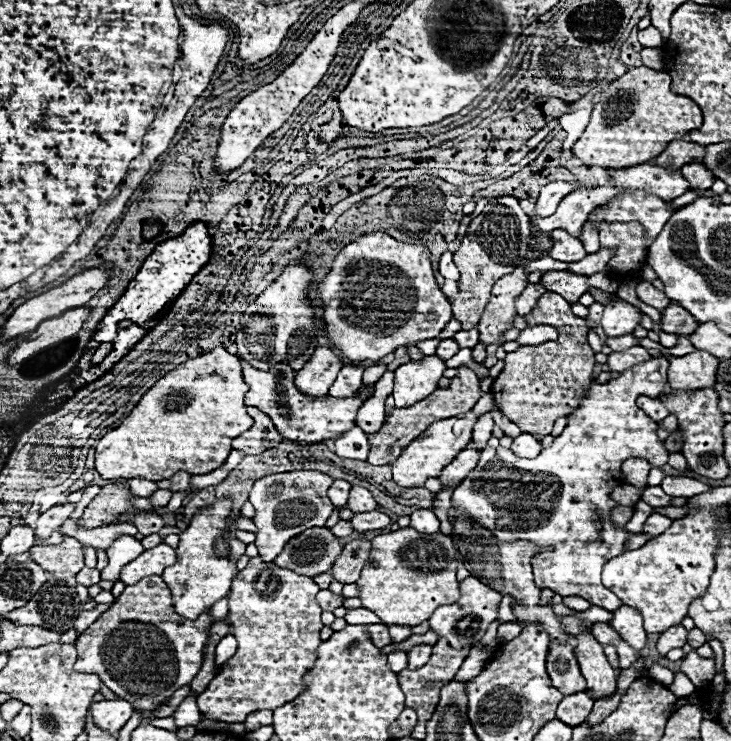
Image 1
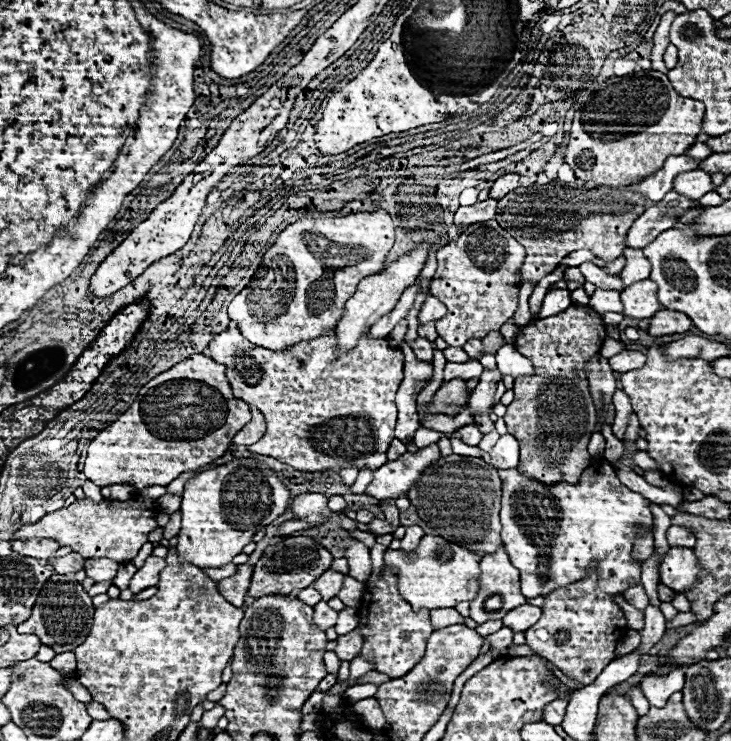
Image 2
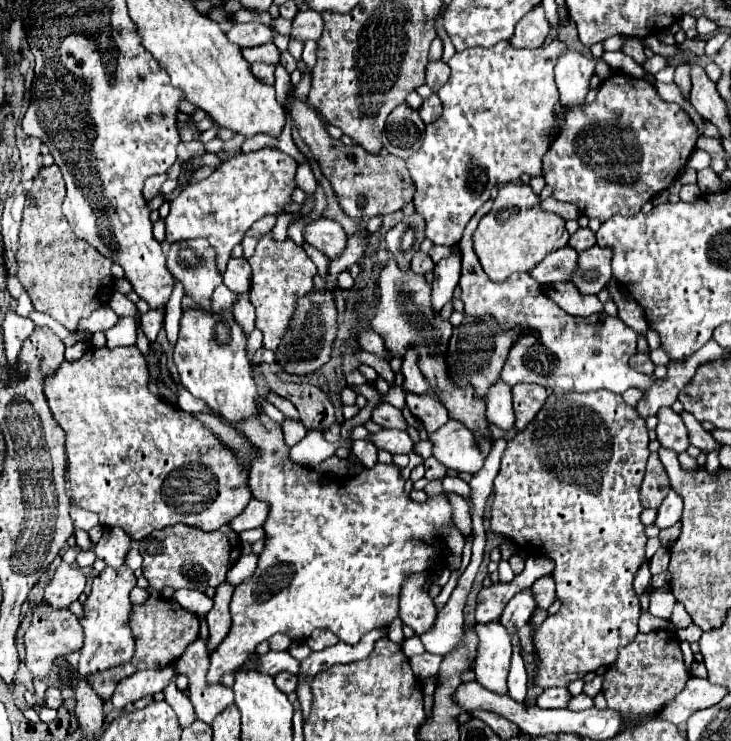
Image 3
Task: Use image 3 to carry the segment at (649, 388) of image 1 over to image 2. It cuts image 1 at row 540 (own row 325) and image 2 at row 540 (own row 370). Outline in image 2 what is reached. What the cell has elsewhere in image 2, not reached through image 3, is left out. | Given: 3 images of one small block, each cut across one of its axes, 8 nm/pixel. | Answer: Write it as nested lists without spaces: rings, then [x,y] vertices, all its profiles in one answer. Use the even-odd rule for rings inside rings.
[[[594,462],[590,468],[586,468],[586,470],[582,472],[582,478],[580,478],[578,486],[568,486],[566,482],[560,482],[560,484],[556,484],[556,486],[544,486],[544,484],[540,484],[540,482],[534,482],[534,480],[522,476],[516,468],[512,468],[512,470],[498,470],[498,474],[500,474],[500,478],[502,478],[502,510],[500,510],[500,518],[502,518],[502,544],[504,544],[504,548],[506,548],[508,556],[510,556],[510,560],[512,560],[512,564],[520,570],[522,594],[524,594],[526,598],[544,596],[544,594],[548,594],[548,592],[552,592],[552,590],[556,590],[556,588],[568,586],[568,584],[572,584],[572,582],[578,582],[580,578],[586,576],[586,568],[592,564],[594,556],[600,558],[600,562],[598,562],[598,578],[600,578],[600,586],[602,586],[608,594],[624,594],[628,588],[640,584],[640,566],[632,562],[632,546],[634,546],[634,542],[636,542],[638,528],[642,528],[642,530],[652,530],[652,528],[654,528],[654,516],[652,516],[652,512],[650,512],[650,500],[642,498],[638,492],[628,490],[628,488],[616,478],[616,474],[614,474],[614,472],[610,474],[610,472],[612,472],[612,466],[610,466],[610,464],[606,464],[606,462]]]

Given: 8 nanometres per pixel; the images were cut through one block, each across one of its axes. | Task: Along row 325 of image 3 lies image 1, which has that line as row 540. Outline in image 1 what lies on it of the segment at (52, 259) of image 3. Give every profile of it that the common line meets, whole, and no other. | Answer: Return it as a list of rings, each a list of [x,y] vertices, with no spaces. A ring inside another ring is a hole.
[[[62,536],[62,542],[54,544],[54,546],[32,546],[30,548],[30,560],[40,564],[52,578],[72,580],[84,568],[84,550],[82,550],[82,544],[76,538]]]

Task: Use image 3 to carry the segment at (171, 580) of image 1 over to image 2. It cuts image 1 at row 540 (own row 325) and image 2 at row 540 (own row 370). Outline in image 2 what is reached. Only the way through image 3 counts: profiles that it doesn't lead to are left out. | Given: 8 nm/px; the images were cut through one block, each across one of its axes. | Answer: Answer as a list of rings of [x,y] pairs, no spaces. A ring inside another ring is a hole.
[[[234,458],[228,464],[198,472],[184,486],[182,494],[182,530],[178,534],[178,558],[182,562],[190,562],[198,568],[220,568],[228,564],[236,554],[242,552],[246,544],[252,542],[252,536],[260,526],[268,526],[290,506],[290,490],[278,478],[276,470],[268,464],[262,464],[254,458]]]

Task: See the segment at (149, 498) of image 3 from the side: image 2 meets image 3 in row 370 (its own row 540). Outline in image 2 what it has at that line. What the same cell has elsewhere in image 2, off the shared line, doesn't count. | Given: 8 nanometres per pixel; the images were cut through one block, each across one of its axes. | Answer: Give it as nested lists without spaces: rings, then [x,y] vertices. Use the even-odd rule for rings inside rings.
[[[138,492],[124,502],[102,498],[98,504],[84,496],[66,508],[42,516],[36,524],[22,526],[14,538],[54,538],[60,546],[68,544],[84,558],[110,558],[116,562],[130,562],[148,542],[148,534],[158,528],[156,516],[156,502]]]

